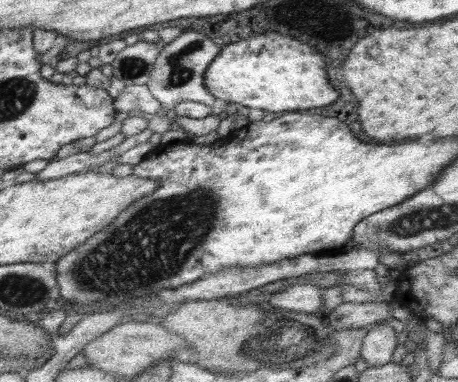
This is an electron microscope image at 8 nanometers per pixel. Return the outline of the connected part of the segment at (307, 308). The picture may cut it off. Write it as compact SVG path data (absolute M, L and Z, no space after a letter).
M294 284L268 297L268 303L293 312L315 313L321 306L323 288L312 284Z

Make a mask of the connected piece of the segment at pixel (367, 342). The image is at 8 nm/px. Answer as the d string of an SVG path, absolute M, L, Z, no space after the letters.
M383 323L373 325L361 340L360 358L367 366L383 366L391 362L391 353L401 336L391 326Z

